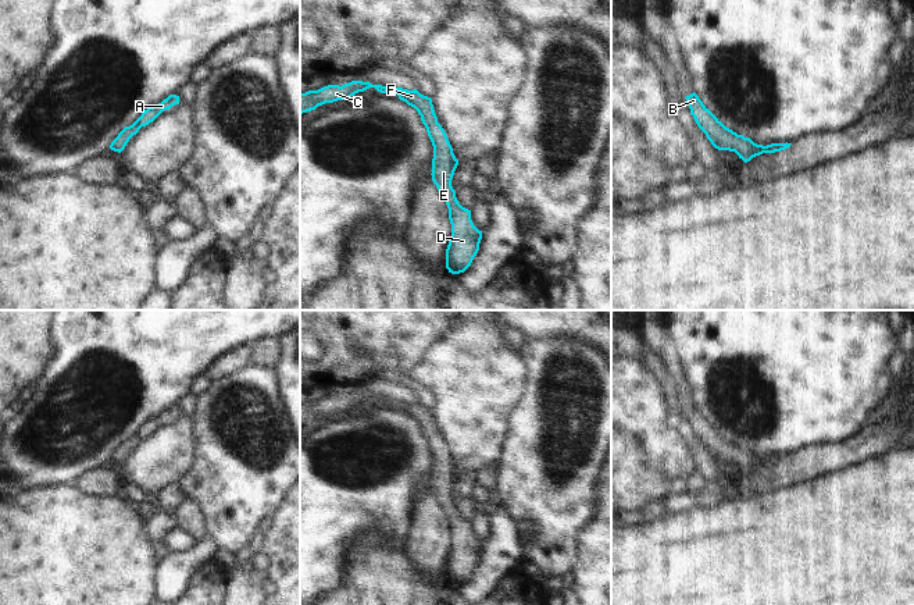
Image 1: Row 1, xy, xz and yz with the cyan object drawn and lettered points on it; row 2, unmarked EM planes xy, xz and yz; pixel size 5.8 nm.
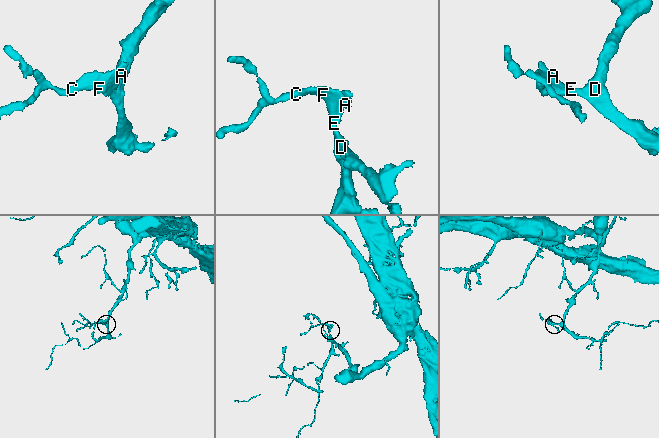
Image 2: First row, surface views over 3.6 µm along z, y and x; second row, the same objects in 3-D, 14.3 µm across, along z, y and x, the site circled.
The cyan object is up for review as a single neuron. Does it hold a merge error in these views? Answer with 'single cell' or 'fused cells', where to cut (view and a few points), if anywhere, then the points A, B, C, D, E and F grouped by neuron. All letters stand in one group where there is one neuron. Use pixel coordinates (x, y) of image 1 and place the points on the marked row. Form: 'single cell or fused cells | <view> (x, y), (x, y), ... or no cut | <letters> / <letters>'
single cell | no cut | A B C D E F

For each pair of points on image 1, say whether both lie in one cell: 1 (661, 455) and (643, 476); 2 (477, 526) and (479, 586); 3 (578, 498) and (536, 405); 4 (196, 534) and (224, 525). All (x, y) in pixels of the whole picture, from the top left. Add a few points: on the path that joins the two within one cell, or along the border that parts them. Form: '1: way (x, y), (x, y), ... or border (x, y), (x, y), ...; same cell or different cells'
1: border (635, 438), (649, 462), (671, 479); different cells
2: border (488, 511), (489, 534), (482, 544); different cells
3: way (553, 483), (545, 474), (541, 430); same cell
4: border (190, 502), (197, 509), (207, 536); different cells

